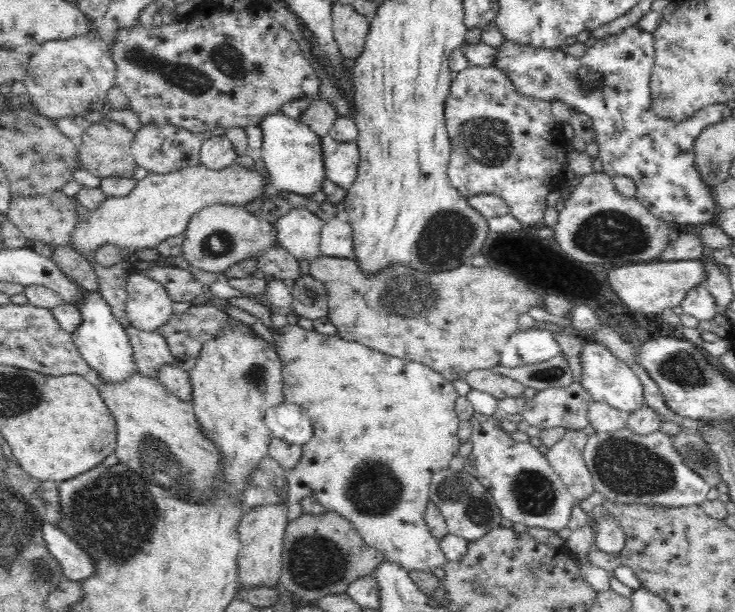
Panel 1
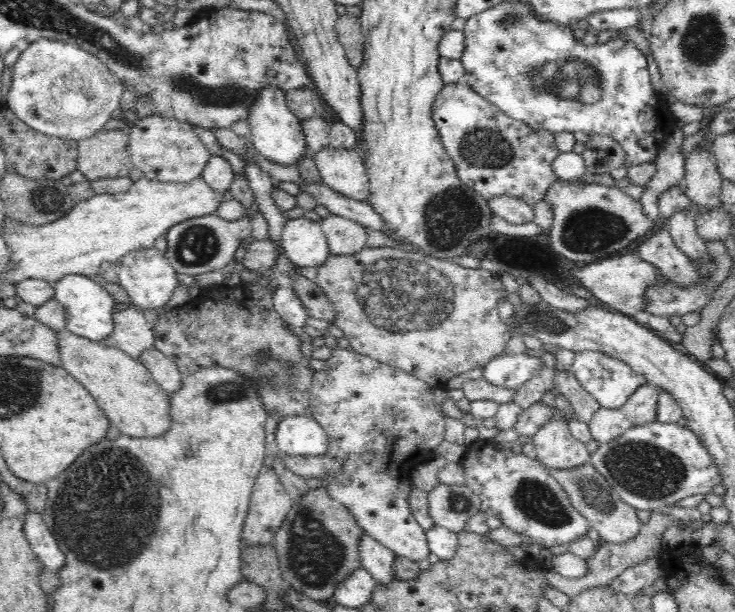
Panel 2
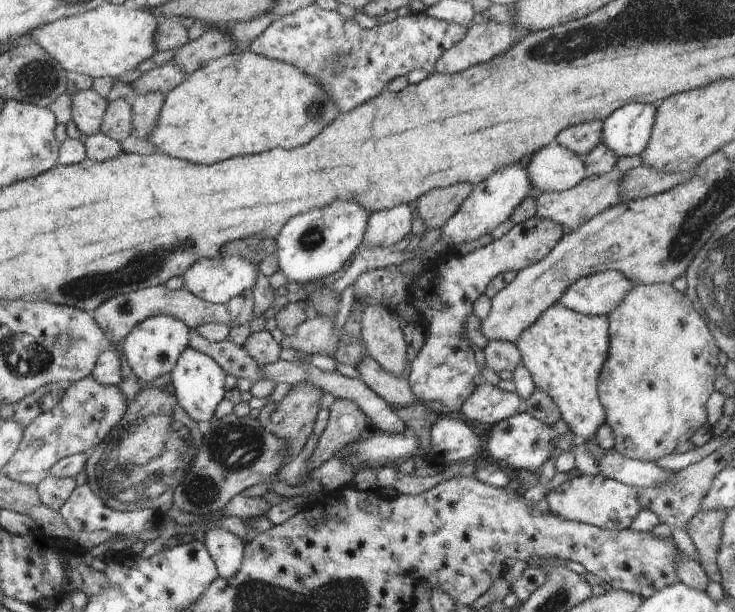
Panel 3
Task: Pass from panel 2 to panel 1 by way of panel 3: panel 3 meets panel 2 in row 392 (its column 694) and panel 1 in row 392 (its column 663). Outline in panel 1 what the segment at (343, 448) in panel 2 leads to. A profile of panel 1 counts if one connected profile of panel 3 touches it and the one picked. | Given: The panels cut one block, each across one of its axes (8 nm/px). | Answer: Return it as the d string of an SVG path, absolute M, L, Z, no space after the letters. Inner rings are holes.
M286 326L286 328L280 328L284 330L284 336L278 336L274 334L274 338L278 340L278 356L282 360L282 382L284 382L284 396L286 396L286 402L292 402L296 406L302 406L312 422L314 422L314 438L304 446L304 454L302 454L302 460L298 462L298 466L294 470L288 472L288 488L290 488L290 514L288 514L288 520L294 520L298 516L304 514L302 510L302 500L304 498L316 498L328 512L338 512L340 516L344 516L346 520L350 520L358 534L364 538L364 542L370 546L370 548L376 548L380 552L384 552L384 558L394 562L394 564L400 564L402 568L406 568L408 572L410 570L432 570L436 566L444 566L448 560L444 556L444 552L440 550L440 542L438 538L430 532L428 524L426 524L426 506L428 506L428 500L430 500L430 484L432 484L432 478L436 472L440 470L446 470L448 468L448 462L458 454L458 448L460 448L460 442L458 442L458 416L454 412L454 402L458 398L456 390L452 388L452 382L446 380L442 374L434 372L430 366L424 366L420 362L412 362L412 360L404 360L404 358L390 358L388 354L378 354L378 350L368 350L366 346L358 344L358 342L346 342L342 340L342 336L324 336L324 334L318 334L316 330L306 330L302 326Z

